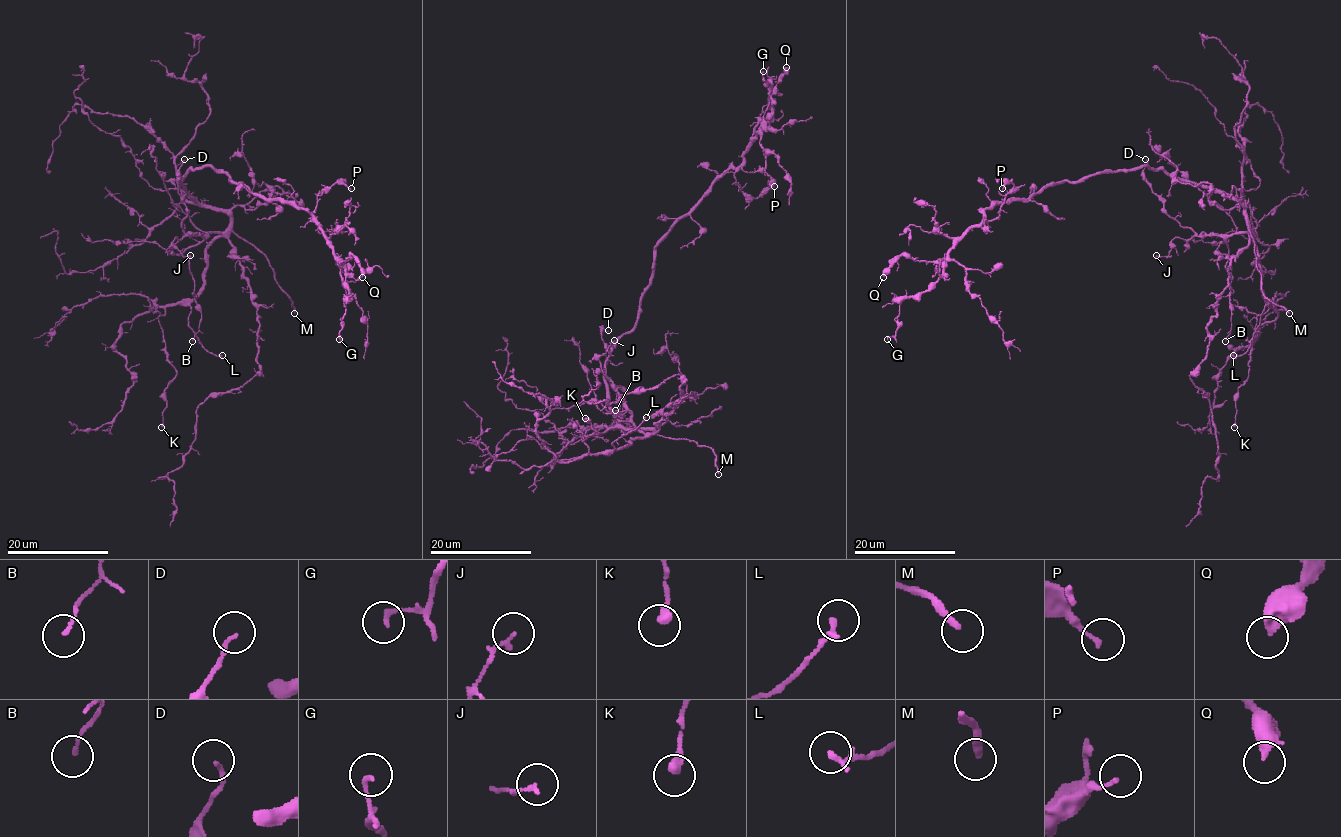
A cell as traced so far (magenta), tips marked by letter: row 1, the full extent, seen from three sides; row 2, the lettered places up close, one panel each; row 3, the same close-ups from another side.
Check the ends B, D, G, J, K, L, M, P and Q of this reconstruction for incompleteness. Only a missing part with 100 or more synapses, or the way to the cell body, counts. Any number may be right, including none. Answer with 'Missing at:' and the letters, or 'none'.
Missing at: M

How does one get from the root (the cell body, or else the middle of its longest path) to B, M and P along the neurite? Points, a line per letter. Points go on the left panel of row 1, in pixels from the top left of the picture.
B: (185, 191), (202, 206), (221, 208), (230, 217), (226, 231), (208, 234), (183, 254), (201, 312), (192, 341)
M: (185, 191), (204, 207), (221, 208), (230, 217), (230, 227), (266, 258), (275, 282), (291, 301), (294, 313)
P: (185, 191), (185, 176), (209, 166), (265, 198), (303, 207), (310, 220), (321, 192), (337, 182), (351, 188)

